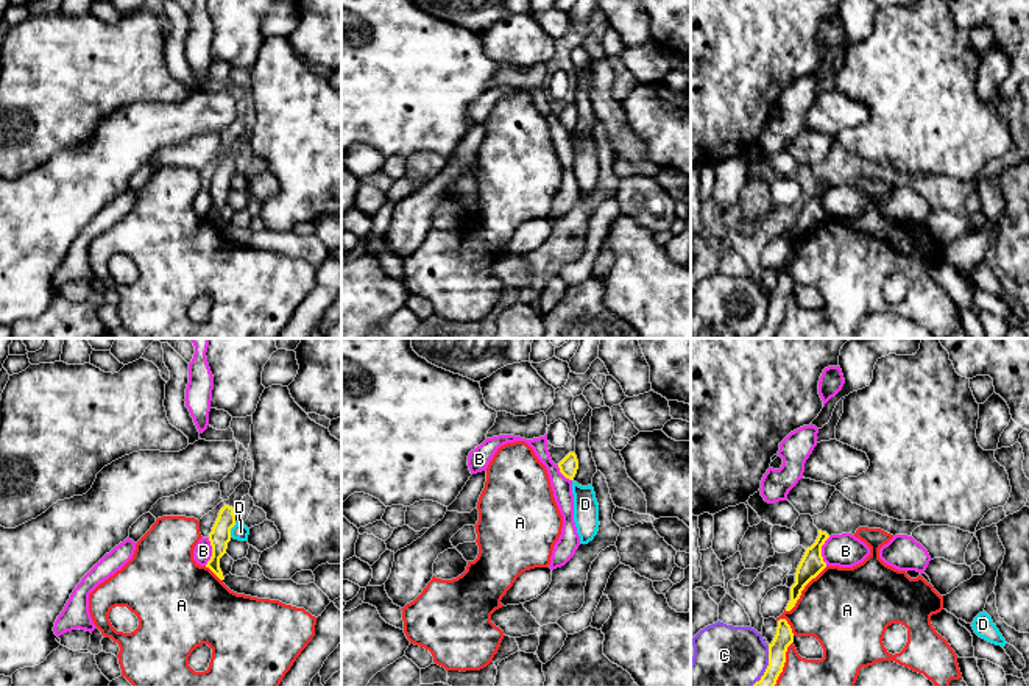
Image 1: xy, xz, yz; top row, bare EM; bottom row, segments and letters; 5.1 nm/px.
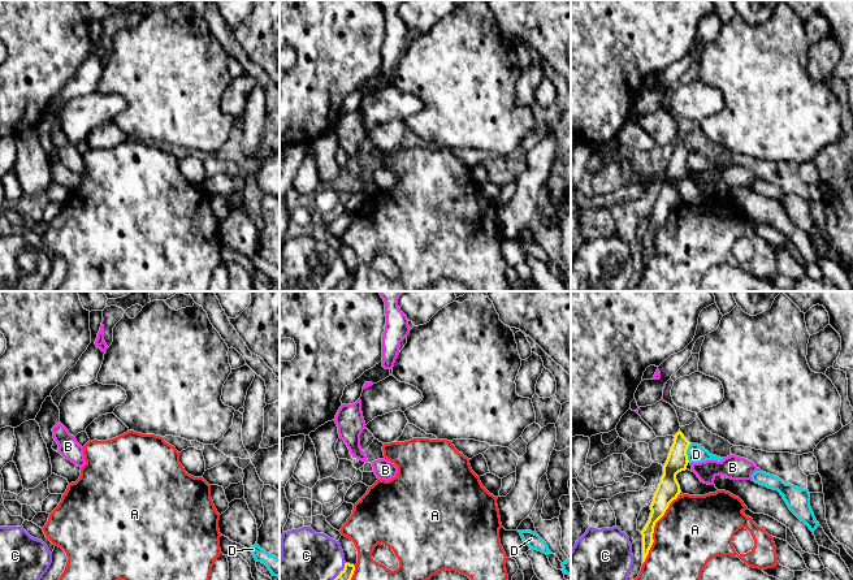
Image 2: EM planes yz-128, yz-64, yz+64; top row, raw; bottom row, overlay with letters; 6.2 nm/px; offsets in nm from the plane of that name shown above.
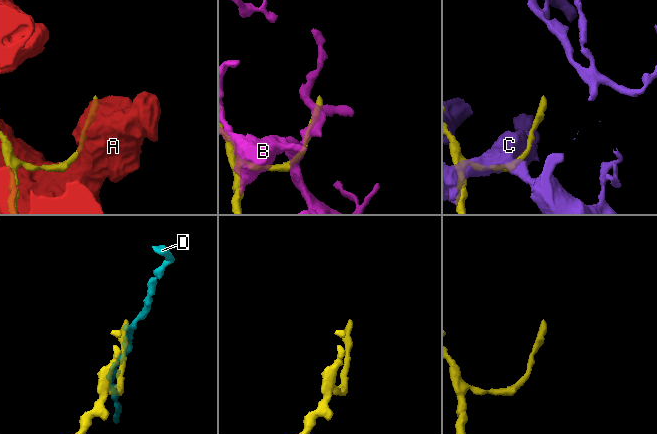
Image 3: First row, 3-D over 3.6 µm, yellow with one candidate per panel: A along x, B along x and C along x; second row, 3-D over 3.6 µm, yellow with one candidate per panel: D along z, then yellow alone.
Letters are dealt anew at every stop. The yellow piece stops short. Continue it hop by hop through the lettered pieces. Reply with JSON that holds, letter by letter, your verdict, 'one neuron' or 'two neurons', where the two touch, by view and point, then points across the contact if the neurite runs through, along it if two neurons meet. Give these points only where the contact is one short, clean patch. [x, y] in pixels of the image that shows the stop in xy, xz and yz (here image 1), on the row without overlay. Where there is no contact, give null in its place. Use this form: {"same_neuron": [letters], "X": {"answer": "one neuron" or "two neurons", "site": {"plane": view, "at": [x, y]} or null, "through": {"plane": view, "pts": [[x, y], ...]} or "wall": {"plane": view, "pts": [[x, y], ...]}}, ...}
{"same_neuron": [], "A": {"answer": "two neurons", "site": {"plane": "yz", "at": [803, 239]}}, "B": {"answer": "two neurons", "site": {"plane": "yz", "at": [820, 201]}, "wall": {"plane": "yz", "pts": [[830, 187], [822, 197], [825, 215]]}}, "C": {"answer": "two neurons", "site": {"plane": "yz", "at": [767, 318]}, "wall": {"plane": "yz", "pts": [[769, 297], [769, 315], [764, 325], [749, 337]]}}, "D": {"answer": "two neurons", "site": {"plane": "xy", "at": [229, 181]}, "wall": {"plane": "xy", "pts": [[236, 173], [229, 187]]}}}

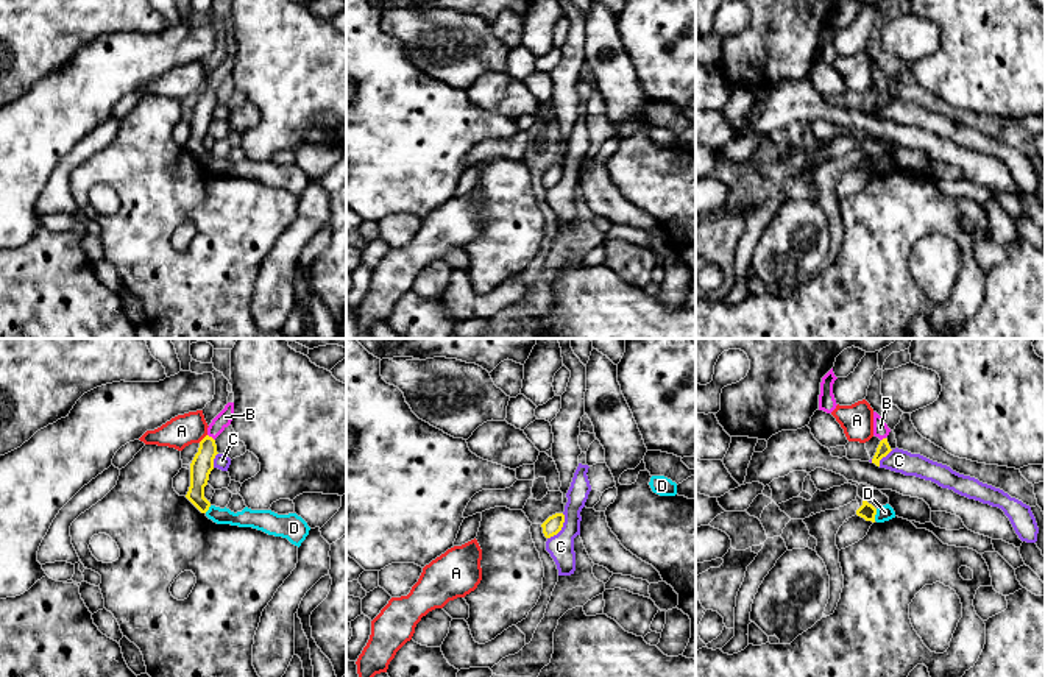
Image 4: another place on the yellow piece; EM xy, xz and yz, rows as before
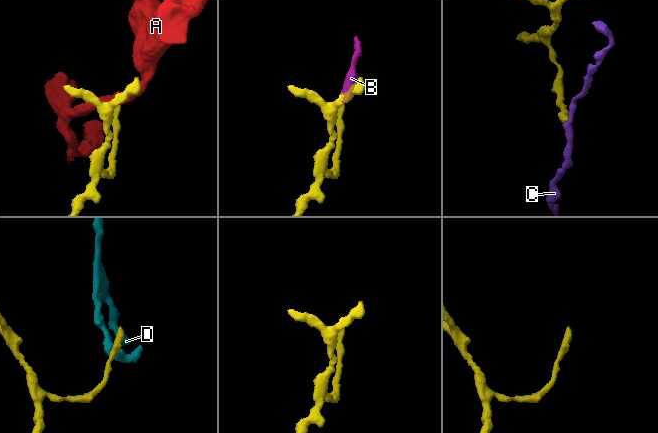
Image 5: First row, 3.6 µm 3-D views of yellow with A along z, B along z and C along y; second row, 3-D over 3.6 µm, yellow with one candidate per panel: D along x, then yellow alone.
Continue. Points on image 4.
{"same_neuron": ["B"], "A": {"answer": "two neurons", "site": {"plane": "xy", "at": [203, 89]}, "wall": {"plane": "xy", "pts": [[206, 85], [198, 92]]}}, "B": {"answer": "one neuron", "site": {"plane": "xy", "at": [211, 88]}, "through": {"plane": "xy", "pts": [[201, 116], [211, 88], [225, 67]]}}, "C": {"answer": "two neurons", "site": {"plane": "xz", "at": [562, 177]}, "wall": {"plane": "xz", "pts": [[563, 164], [563, 177], [548, 189]]}}, "D": {"answer": "two neurons", "site": {"plane": "yz", "at": [875, 164]}, "wall": {"plane": "yz", "pts": [[877, 159], [874, 170]]}}}

